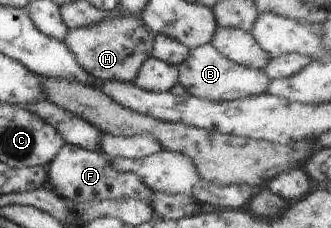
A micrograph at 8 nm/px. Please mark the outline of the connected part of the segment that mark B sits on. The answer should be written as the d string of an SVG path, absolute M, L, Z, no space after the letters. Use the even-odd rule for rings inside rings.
M211 43L190 49L186 61L177 68L180 73L177 83L185 89L185 93L216 103L262 95L267 93L270 85L270 79L264 71L238 65L231 59L225 58Z

